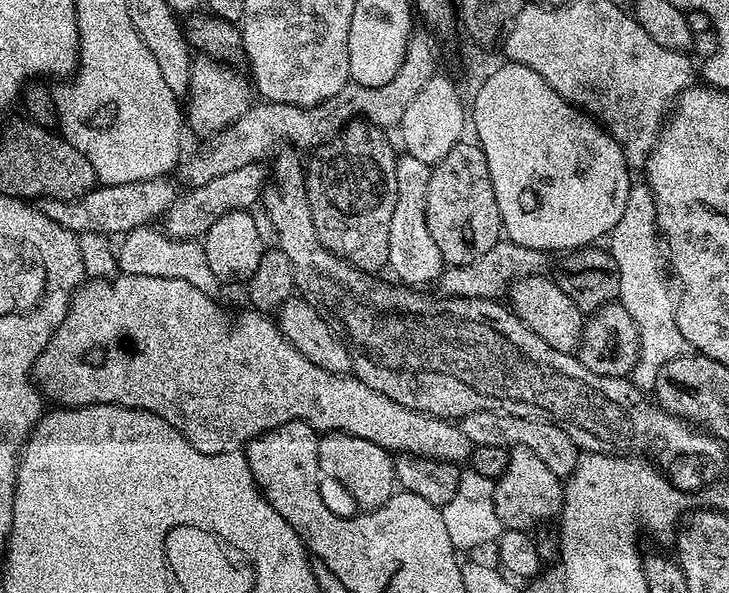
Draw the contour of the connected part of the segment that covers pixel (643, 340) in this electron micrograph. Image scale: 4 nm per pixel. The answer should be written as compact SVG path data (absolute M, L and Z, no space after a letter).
M633 183L630 194L626 198L626 210L622 210L622 218L618 218L618 226L614 226L614 230L610 234L611 240L610 251L613 258L616 259L616 269L620 272L618 300L619 303L626 306L626 310L630 310L630 318L634 318L640 335L640 358L636 361L636 366L630 373L631 383L640 386L643 385L643 380L655 381L658 370L662 370L662 366L666 362L670 362L679 356L687 356L690 352L686 338L682 336L675 324L676 305L674 303L674 292L672 294L671 290L668 289L668 278L670 282L670 276L666 271L666 252L662 247L662 236L656 225L654 198L646 183Z

